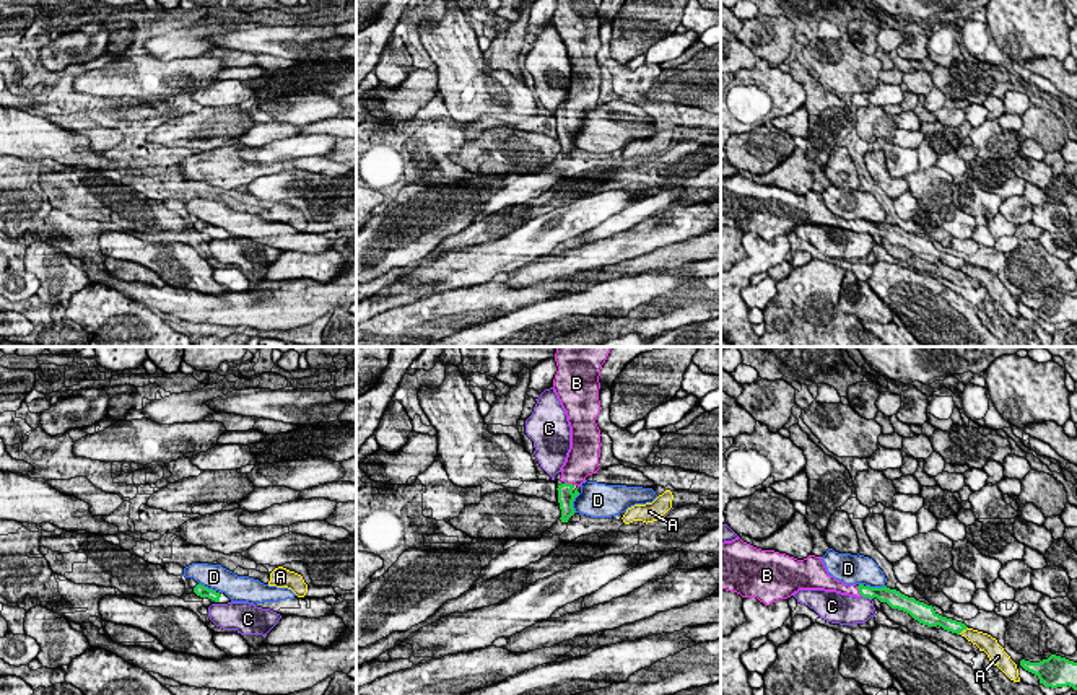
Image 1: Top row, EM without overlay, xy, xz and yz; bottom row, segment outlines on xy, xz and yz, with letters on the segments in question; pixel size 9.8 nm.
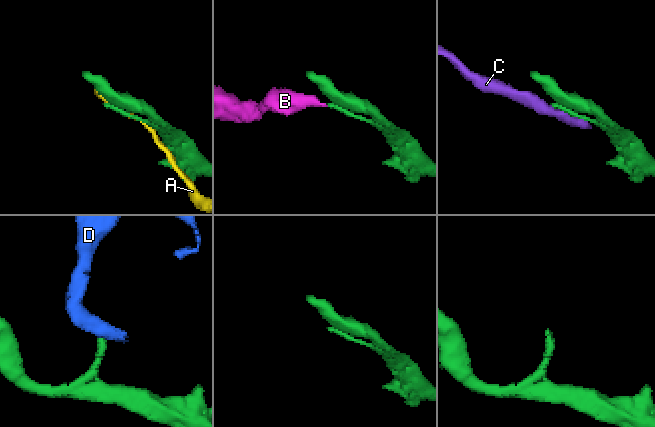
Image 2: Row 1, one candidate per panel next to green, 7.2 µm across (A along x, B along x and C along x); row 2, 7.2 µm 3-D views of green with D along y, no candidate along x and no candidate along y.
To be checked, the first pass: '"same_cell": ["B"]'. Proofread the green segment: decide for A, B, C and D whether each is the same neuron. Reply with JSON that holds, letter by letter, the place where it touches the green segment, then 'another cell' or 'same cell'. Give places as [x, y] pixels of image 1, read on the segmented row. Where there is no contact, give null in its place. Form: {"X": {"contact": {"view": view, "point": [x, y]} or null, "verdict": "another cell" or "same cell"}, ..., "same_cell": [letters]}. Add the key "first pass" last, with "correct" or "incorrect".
{"A": {"contact": {"view": "yz", "point": [962, 630]}, "verdict": "another cell"}, "B": {"contact": {"view": "yz", "point": [859, 591]}, "verdict": "same cell"}, "C": {"contact": {"view": "yz", "point": [866, 596]}, "verdict": "another cell"}, "D": {"contact": {"view": "xz", "point": [571, 503]}, "verdict": "another cell"}, "same_cell": ["B"], "first pass": "correct"}

